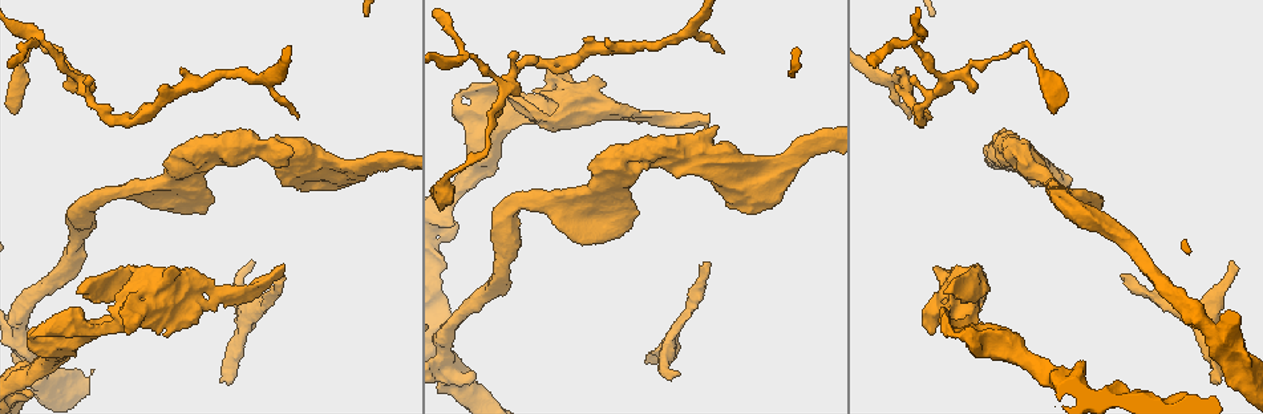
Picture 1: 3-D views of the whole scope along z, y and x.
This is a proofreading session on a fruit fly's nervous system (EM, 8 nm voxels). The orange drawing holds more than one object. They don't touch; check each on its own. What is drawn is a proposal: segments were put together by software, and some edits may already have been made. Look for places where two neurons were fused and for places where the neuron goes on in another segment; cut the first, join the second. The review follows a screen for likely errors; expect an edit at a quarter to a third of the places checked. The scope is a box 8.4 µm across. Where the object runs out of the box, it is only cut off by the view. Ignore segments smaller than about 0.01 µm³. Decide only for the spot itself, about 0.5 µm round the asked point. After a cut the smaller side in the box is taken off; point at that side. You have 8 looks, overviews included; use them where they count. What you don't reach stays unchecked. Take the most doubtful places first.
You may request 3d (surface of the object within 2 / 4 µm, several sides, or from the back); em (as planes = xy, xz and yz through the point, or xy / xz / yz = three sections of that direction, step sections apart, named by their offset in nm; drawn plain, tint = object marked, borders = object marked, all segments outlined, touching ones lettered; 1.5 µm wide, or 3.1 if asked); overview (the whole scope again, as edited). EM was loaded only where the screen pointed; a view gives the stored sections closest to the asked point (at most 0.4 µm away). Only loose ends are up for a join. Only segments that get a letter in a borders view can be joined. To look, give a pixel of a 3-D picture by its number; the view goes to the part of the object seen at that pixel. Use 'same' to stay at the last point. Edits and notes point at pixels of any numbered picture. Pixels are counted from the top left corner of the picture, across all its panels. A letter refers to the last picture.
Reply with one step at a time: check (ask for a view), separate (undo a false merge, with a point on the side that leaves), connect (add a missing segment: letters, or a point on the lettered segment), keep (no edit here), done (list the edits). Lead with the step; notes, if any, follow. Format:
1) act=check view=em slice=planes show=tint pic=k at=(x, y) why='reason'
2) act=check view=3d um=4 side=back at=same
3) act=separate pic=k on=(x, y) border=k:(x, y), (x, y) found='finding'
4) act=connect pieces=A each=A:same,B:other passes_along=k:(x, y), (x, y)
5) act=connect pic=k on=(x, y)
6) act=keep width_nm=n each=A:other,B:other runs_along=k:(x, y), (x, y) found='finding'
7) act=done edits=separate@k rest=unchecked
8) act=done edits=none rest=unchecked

act=check view=em slice=planes show=borders pic=1 at=(284, 278)

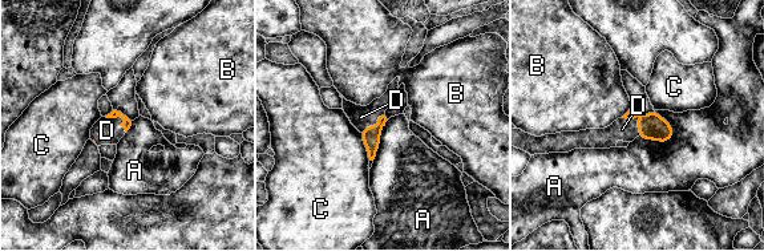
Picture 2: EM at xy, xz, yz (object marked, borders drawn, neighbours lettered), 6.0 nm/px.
act=connect pieces=D longest_contact=A:220nm each=A:other,B:other,C:other,D:same passes_along=2:(653, 126), (642, 118), (622, 129) found='the neuron continues'

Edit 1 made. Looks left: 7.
act=check view=overview why='redraw'

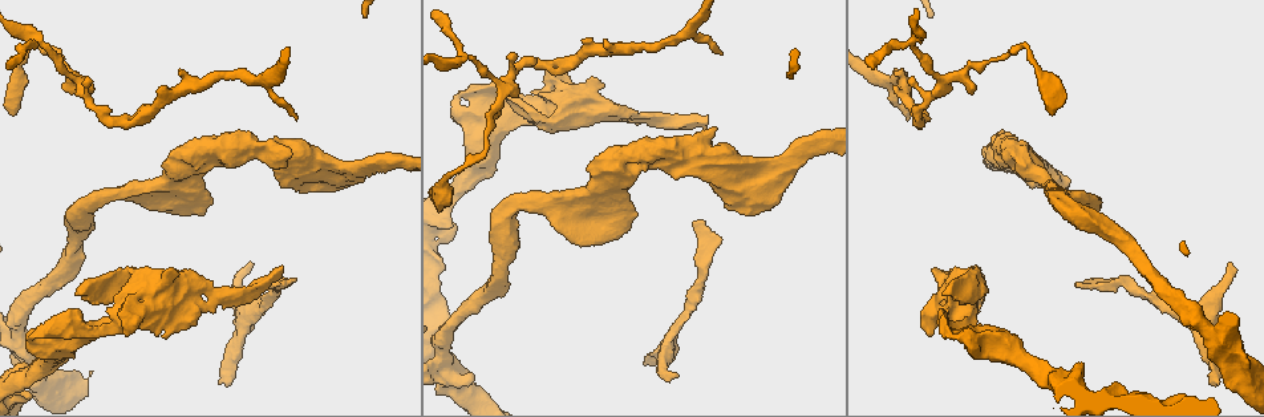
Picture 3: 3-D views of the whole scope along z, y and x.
act=check view=em slice=planes show=plain pic=3 at=(708, 124) why='branch stops here'

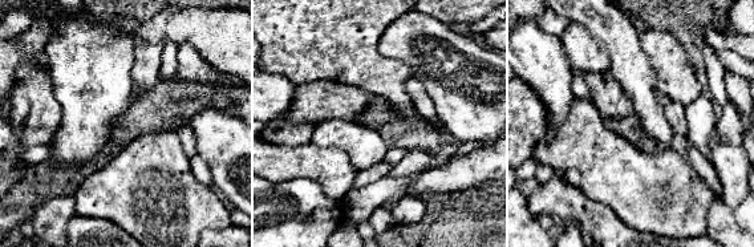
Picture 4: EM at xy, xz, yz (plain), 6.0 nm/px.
act=check view=em slice=planes show=tint at=same

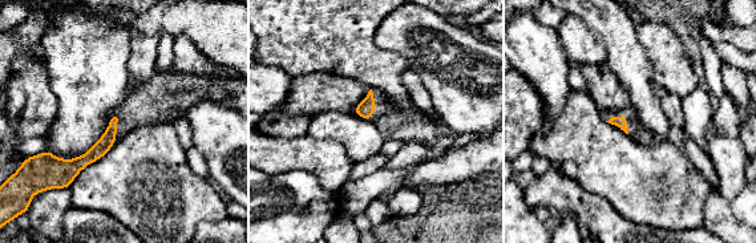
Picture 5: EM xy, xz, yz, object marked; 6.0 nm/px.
act=check view=em slice=planes show=borders at=same why='what lies round it'

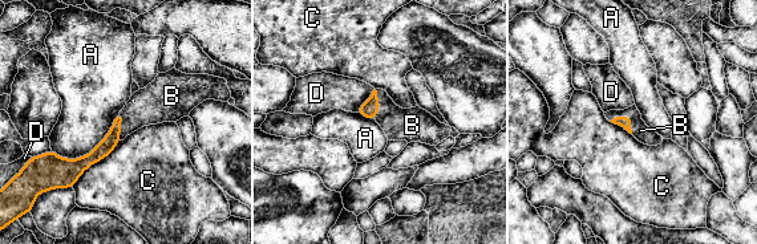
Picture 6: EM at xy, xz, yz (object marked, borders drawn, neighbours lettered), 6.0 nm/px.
act=connect pieces=B longest_contact=A:460nm each=A:other,B:same,C:other,D:other passes_along=6:(624, 122), (626, 117), (640, 130) found='the neuron continues'

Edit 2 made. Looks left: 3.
act=check view=em slice=xz step=8 show=tint pic=3 at=(467, 54) why='three arms meet'

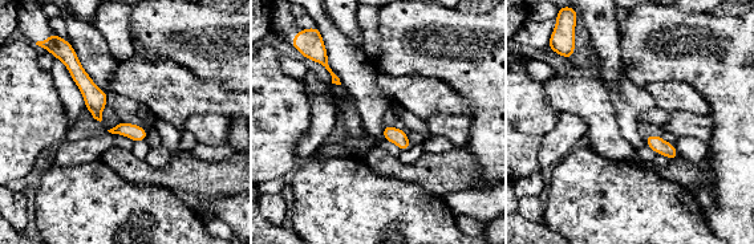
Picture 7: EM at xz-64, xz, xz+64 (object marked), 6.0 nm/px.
act=check view=em slice=planes show=tint at=same

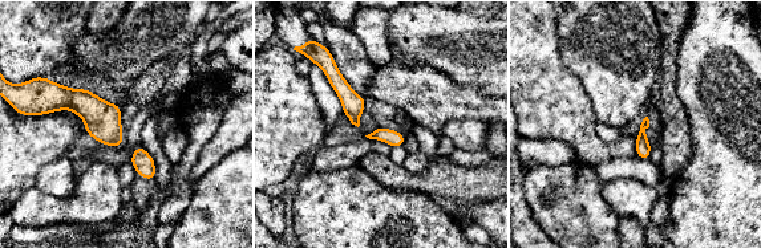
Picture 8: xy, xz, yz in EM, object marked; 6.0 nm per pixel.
act=check view=em slice=planes show=borders at=same why='see the neighbours'

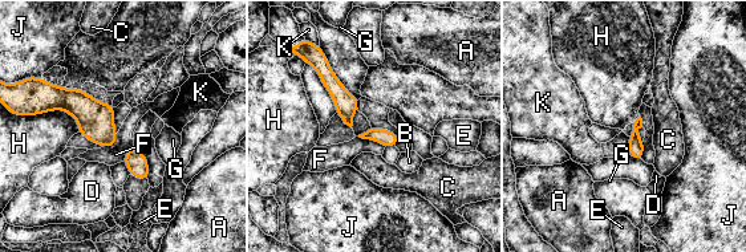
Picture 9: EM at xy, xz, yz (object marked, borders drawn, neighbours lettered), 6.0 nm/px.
act=keep each=A:other,B:other,C:other,D:other,E:other,F:other,G:other,H:other,J:other,K:other border=9:(29, 114), (65, 110), (78, 131) found='all the same neuron'

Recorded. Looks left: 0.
act=done edits=connect@2,connect@6 rest=unchecked

